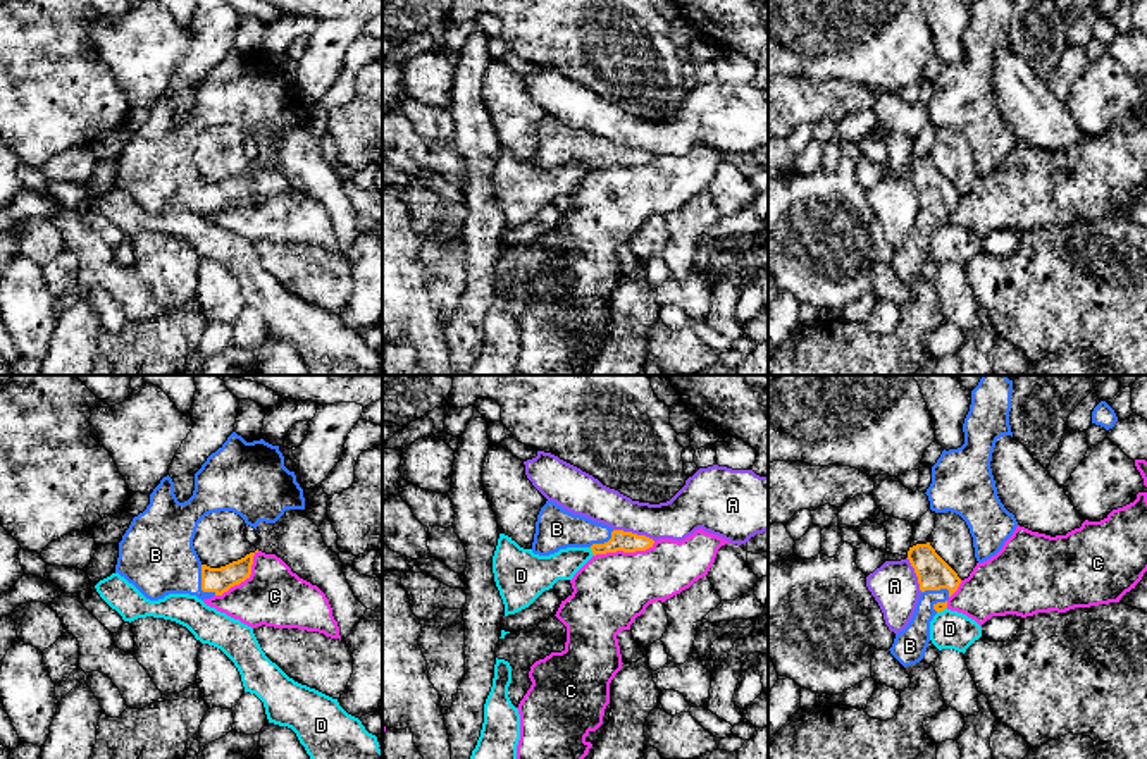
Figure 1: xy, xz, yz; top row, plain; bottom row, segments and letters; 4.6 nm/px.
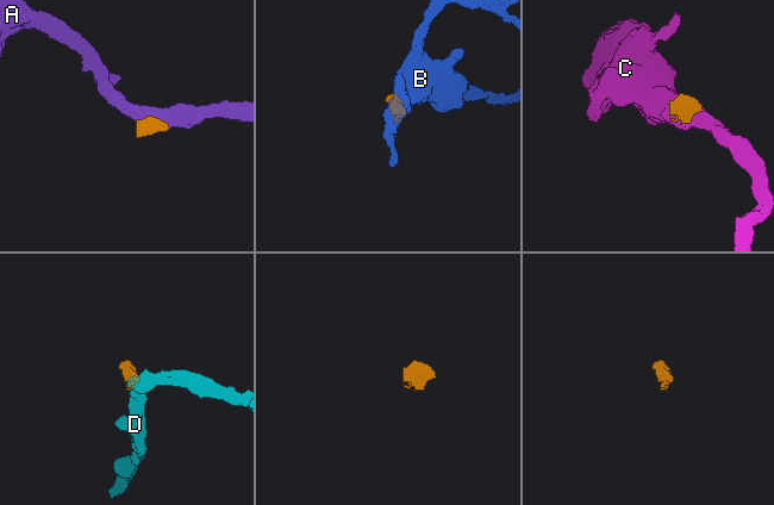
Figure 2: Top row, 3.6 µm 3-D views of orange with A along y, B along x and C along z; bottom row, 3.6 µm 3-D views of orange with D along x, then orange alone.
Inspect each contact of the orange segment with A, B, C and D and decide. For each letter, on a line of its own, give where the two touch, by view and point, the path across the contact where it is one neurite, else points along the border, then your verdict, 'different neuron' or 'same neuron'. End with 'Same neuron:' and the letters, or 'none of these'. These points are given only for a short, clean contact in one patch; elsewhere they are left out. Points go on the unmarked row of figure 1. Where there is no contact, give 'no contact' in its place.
A: xz (634, 148) | different neuron
B: xy (202, 198) | across xy (219, 195), (202, 198), (157, 171) | same neuron
C: xz (624, 166) | along xz (655, 155), (644, 164), (607, 166), (595, 171) | different neuron
D: xz (591, 164) | along xz (589, 162), (595, 169) | different neuron
Same neuron: B

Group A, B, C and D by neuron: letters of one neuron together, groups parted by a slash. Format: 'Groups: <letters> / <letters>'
Groups: A / B / C / D

